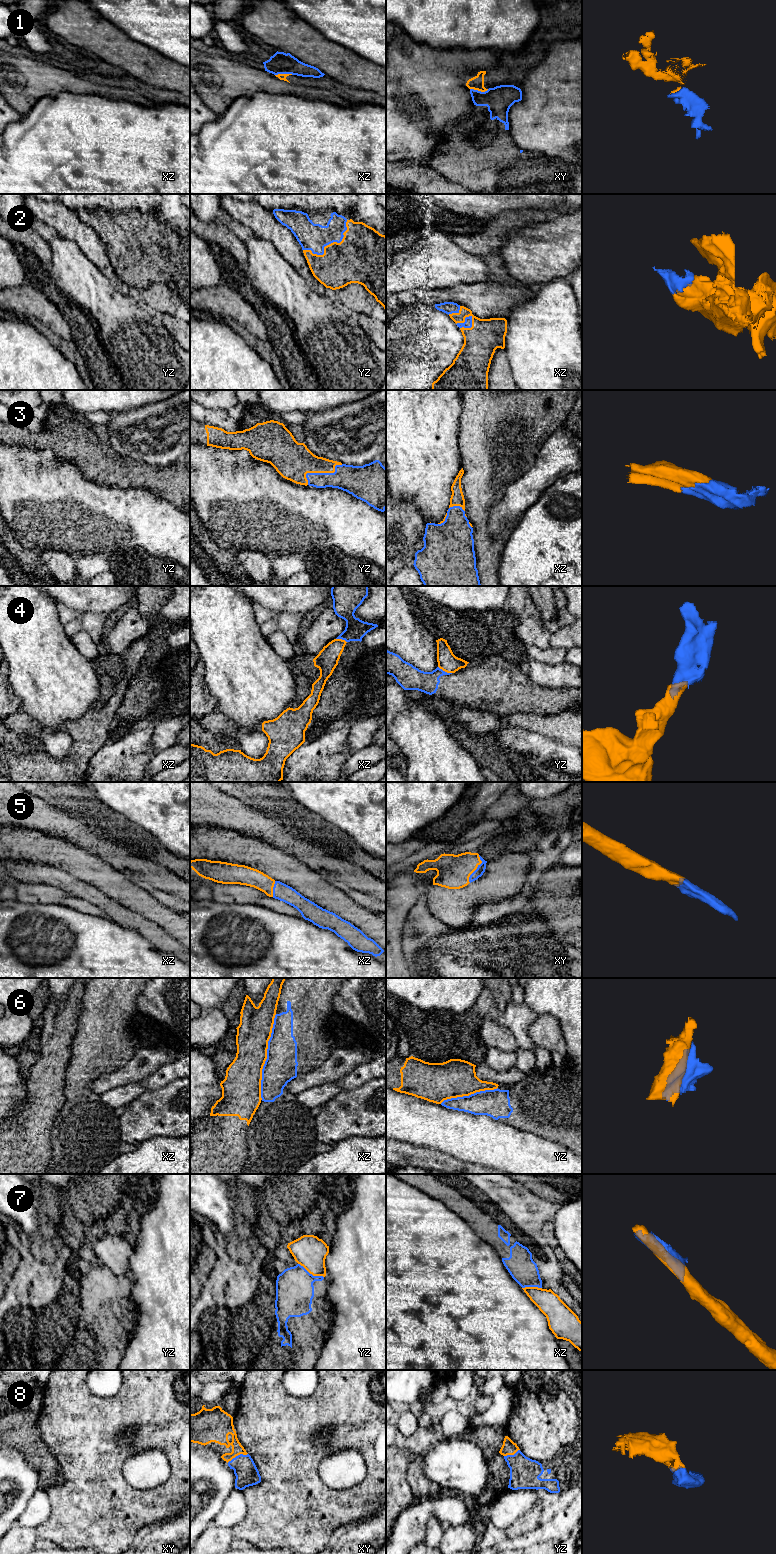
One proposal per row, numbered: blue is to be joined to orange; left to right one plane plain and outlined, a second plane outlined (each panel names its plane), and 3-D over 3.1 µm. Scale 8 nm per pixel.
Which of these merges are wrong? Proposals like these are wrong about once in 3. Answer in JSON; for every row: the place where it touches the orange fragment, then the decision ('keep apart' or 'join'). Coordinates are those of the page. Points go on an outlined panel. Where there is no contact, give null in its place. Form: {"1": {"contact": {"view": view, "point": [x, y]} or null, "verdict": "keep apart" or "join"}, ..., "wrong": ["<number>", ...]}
{"1": {"contact": {"view": "xy", "point": [479, 90]}, "verdict": "keep apart"}, "2": {"contact": {"view": "yz", "point": [329, 244]}, "verdict": "join"}, "3": {"contact": {"view": "yz", "point": [321, 472]}, "verdict": "join"}, "4": {"contact": {"view": "yz", "point": [445, 671]}, "verdict": "keep apart"}, "5": {"contact": {"view": "xy", "point": [476, 868]}, "verdict": "join"}, "6": {"contact": {"view": "xz", "point": [266, 1057]}, "verdict": "keep apart"}, "7": {"contact": {"view": "yz", "point": [311, 1273]}, "verdict": "keep apart"}, "8": {"contact": {"view": "xy", "point": [237, 1455]}, "verdict": "join"}, "wrong": ["1", "4", "6", "7"]}

